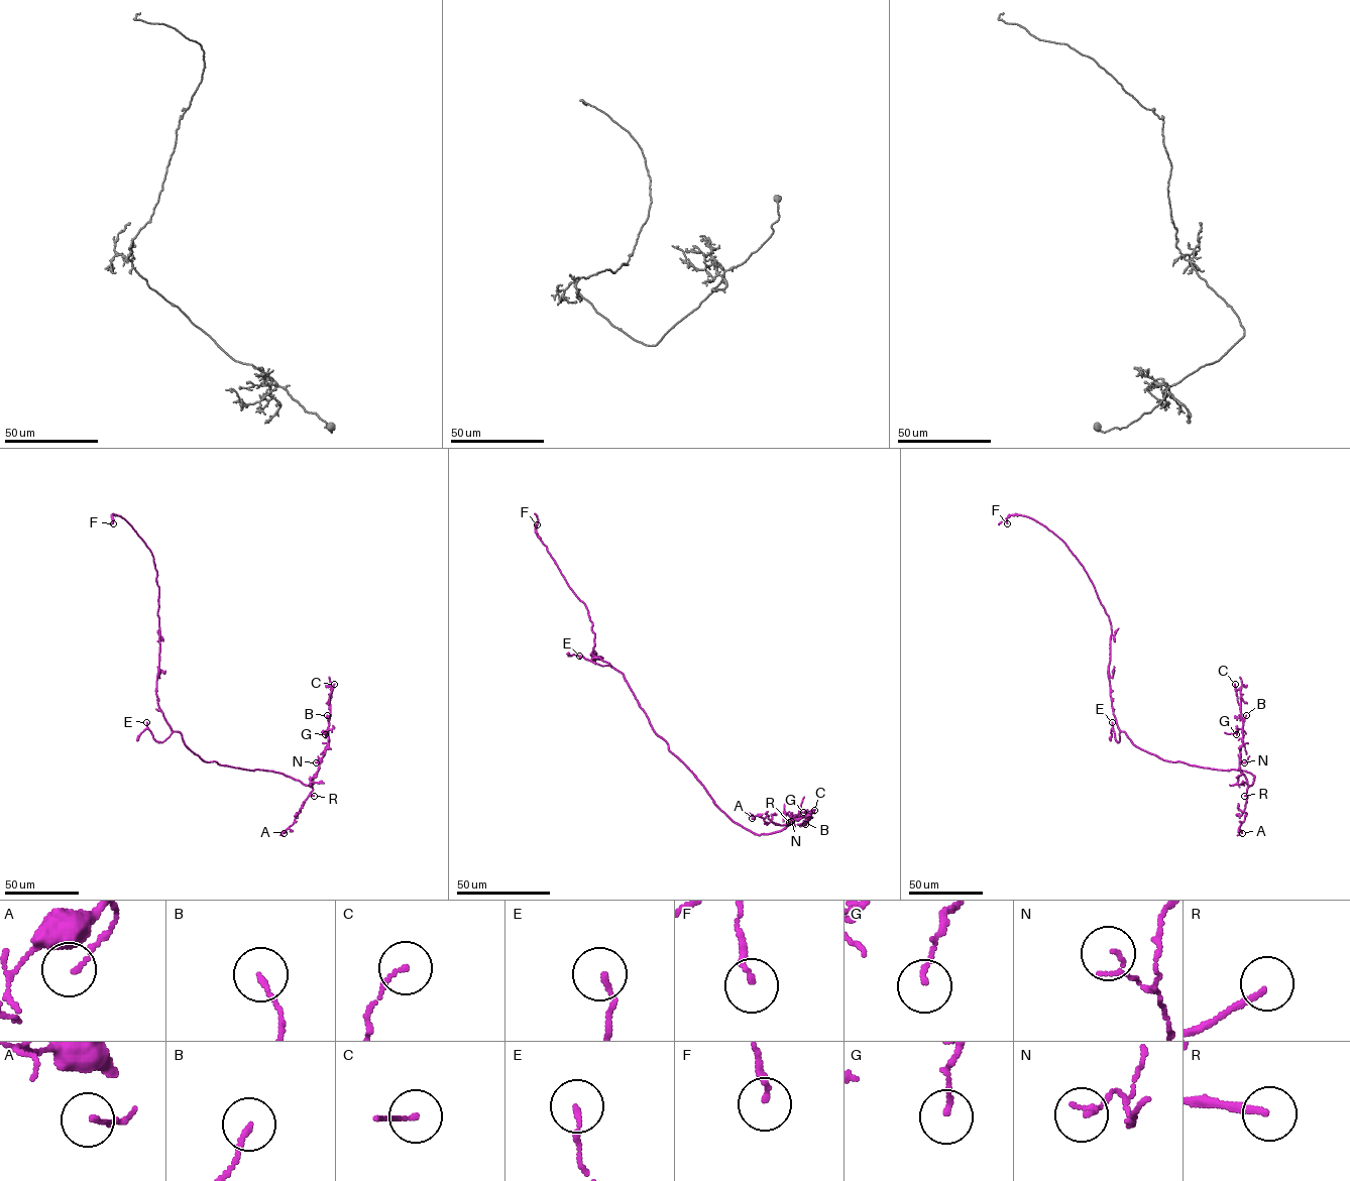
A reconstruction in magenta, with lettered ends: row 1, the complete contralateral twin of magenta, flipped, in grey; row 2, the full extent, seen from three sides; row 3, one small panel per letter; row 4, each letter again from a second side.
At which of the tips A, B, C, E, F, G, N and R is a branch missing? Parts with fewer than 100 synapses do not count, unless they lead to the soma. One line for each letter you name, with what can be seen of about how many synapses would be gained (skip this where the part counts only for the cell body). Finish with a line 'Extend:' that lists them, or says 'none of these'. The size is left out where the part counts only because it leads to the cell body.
Extend: R

